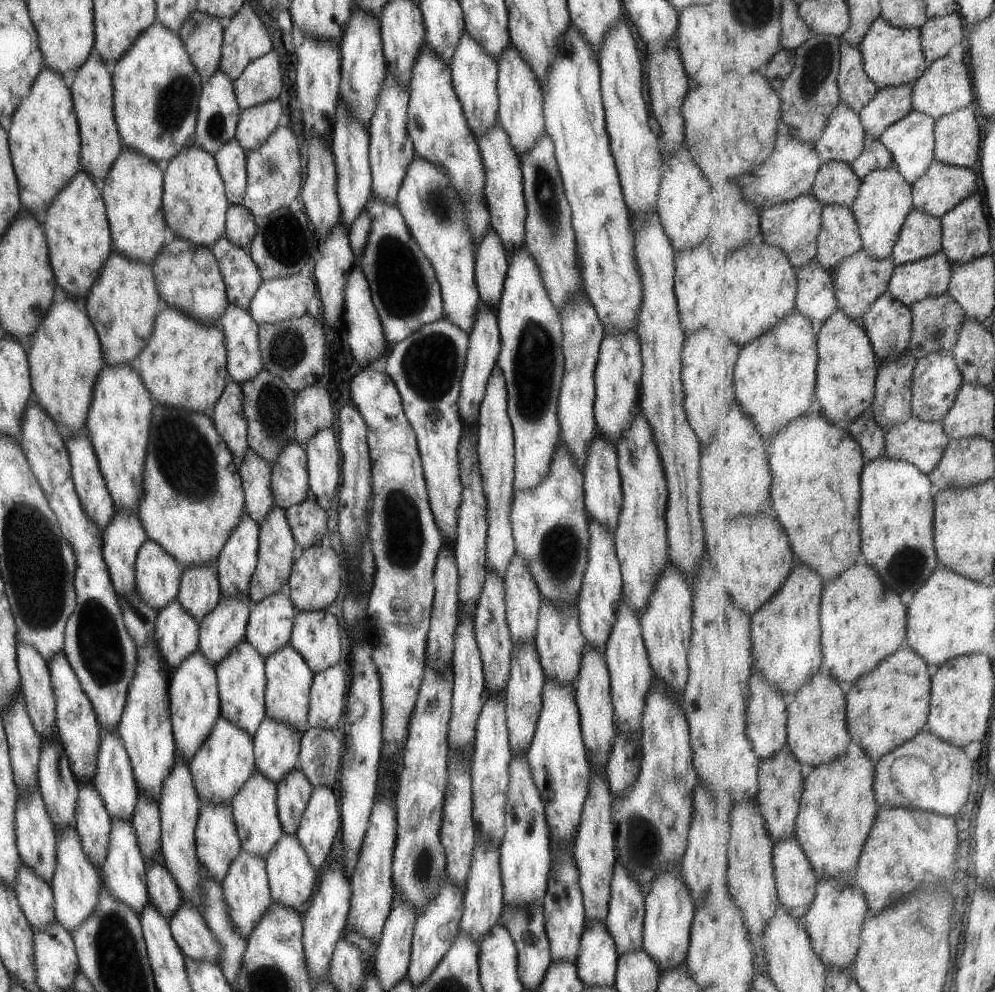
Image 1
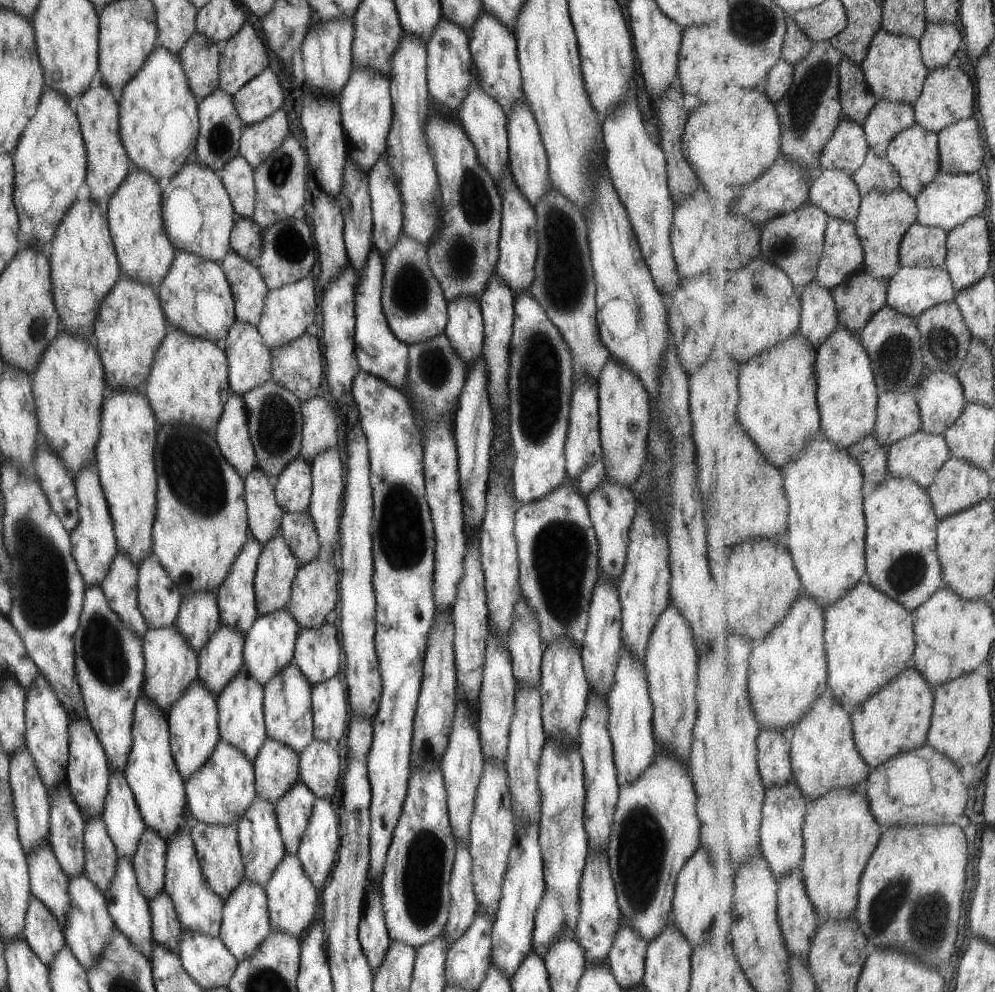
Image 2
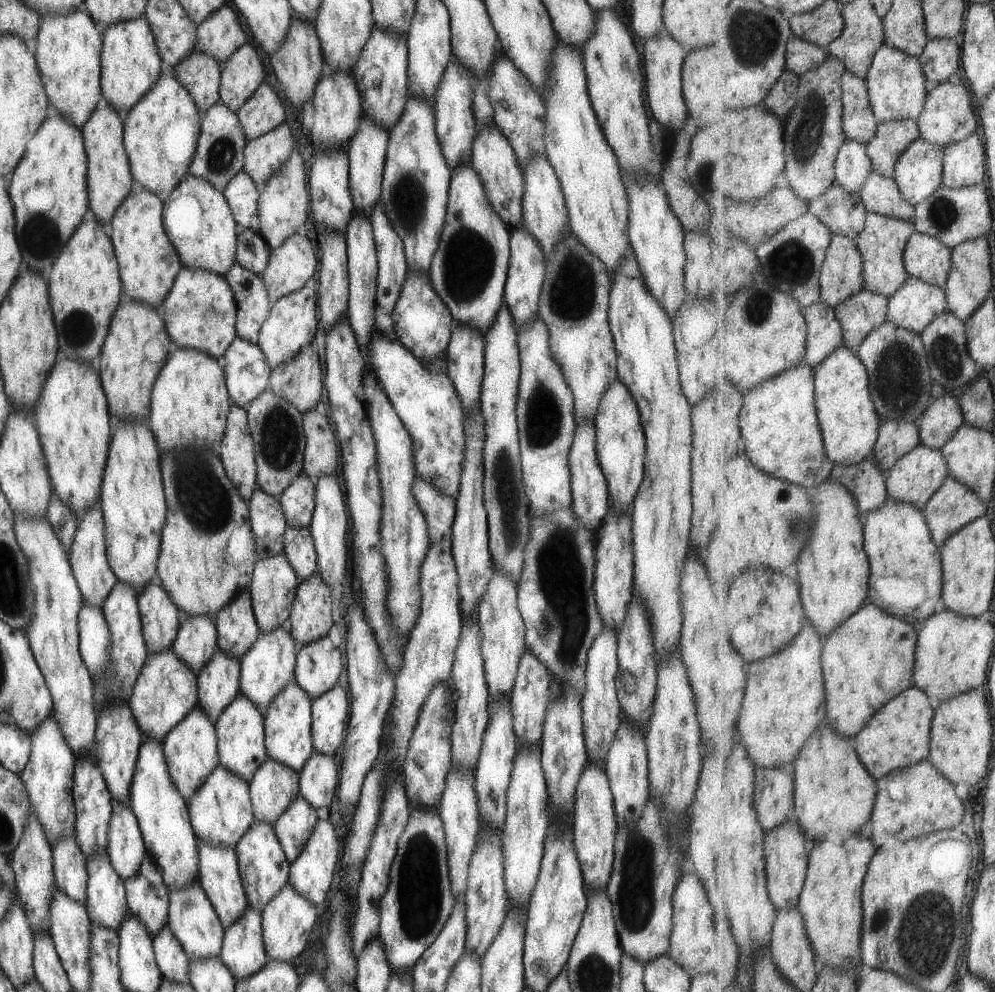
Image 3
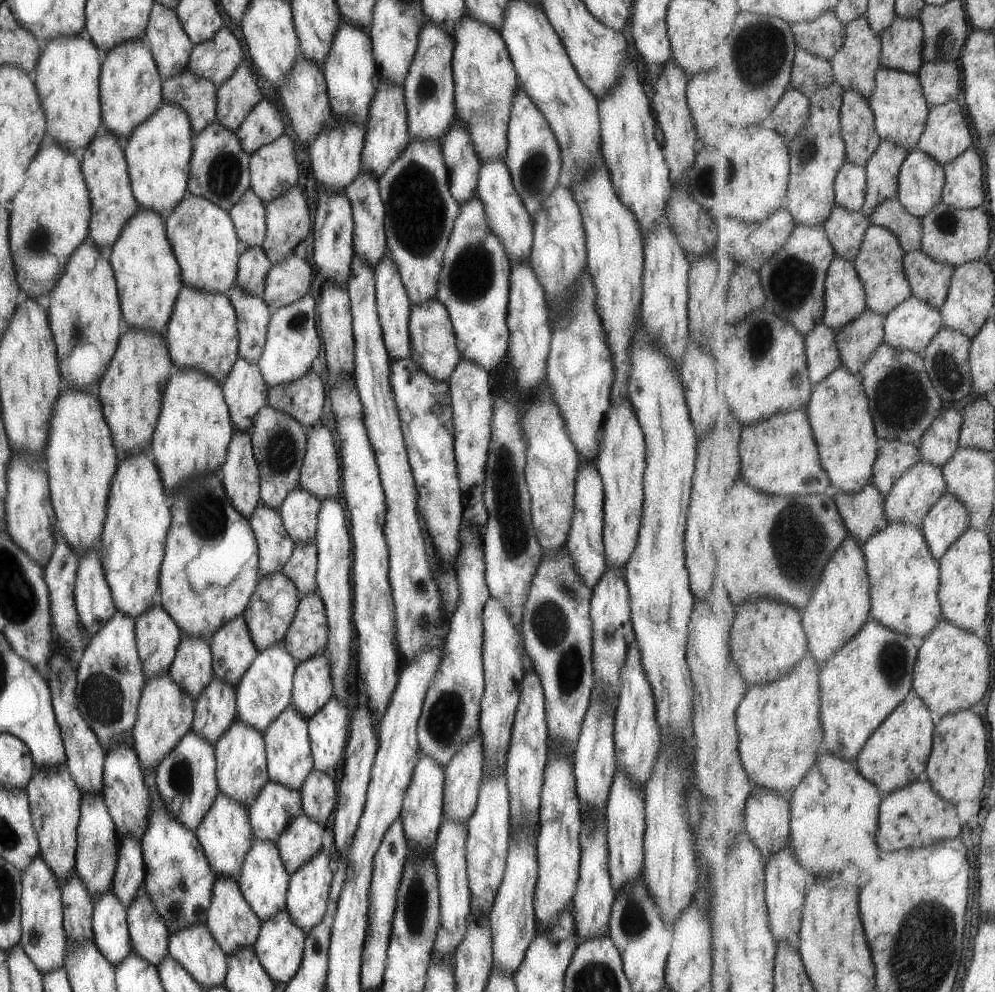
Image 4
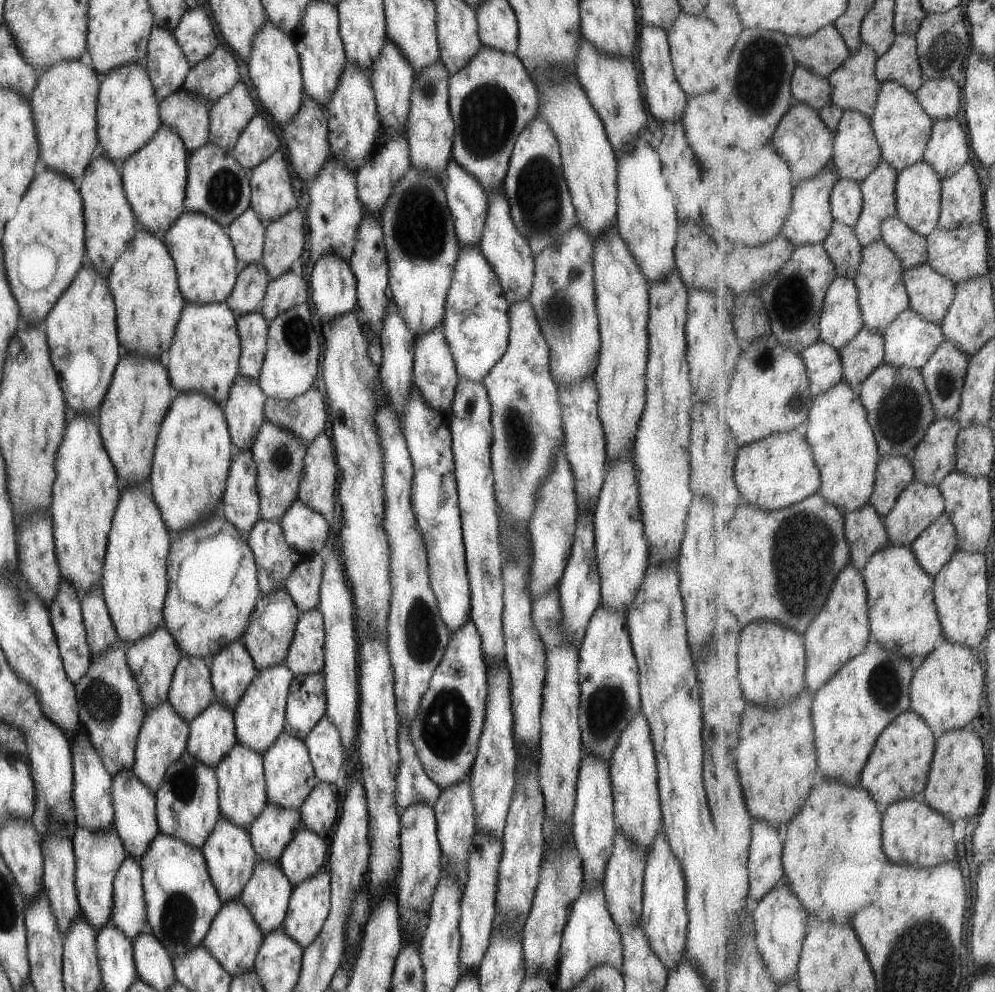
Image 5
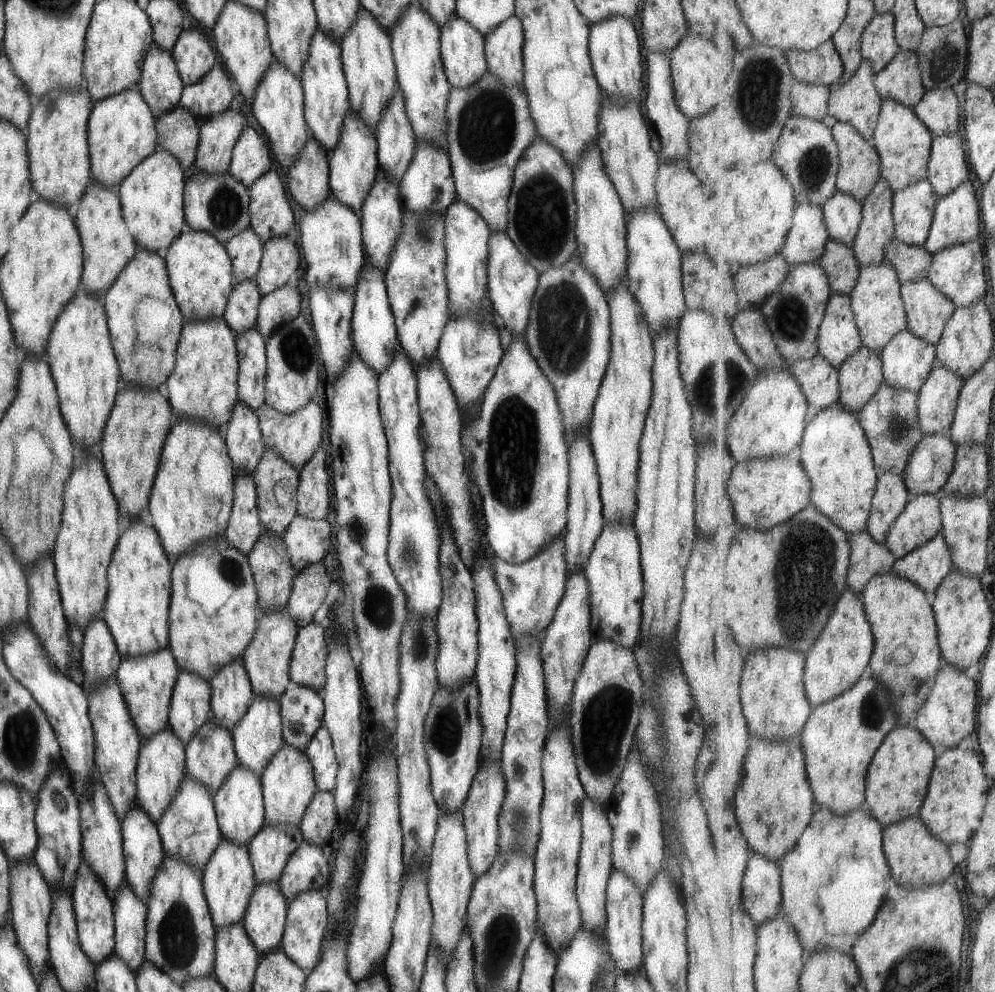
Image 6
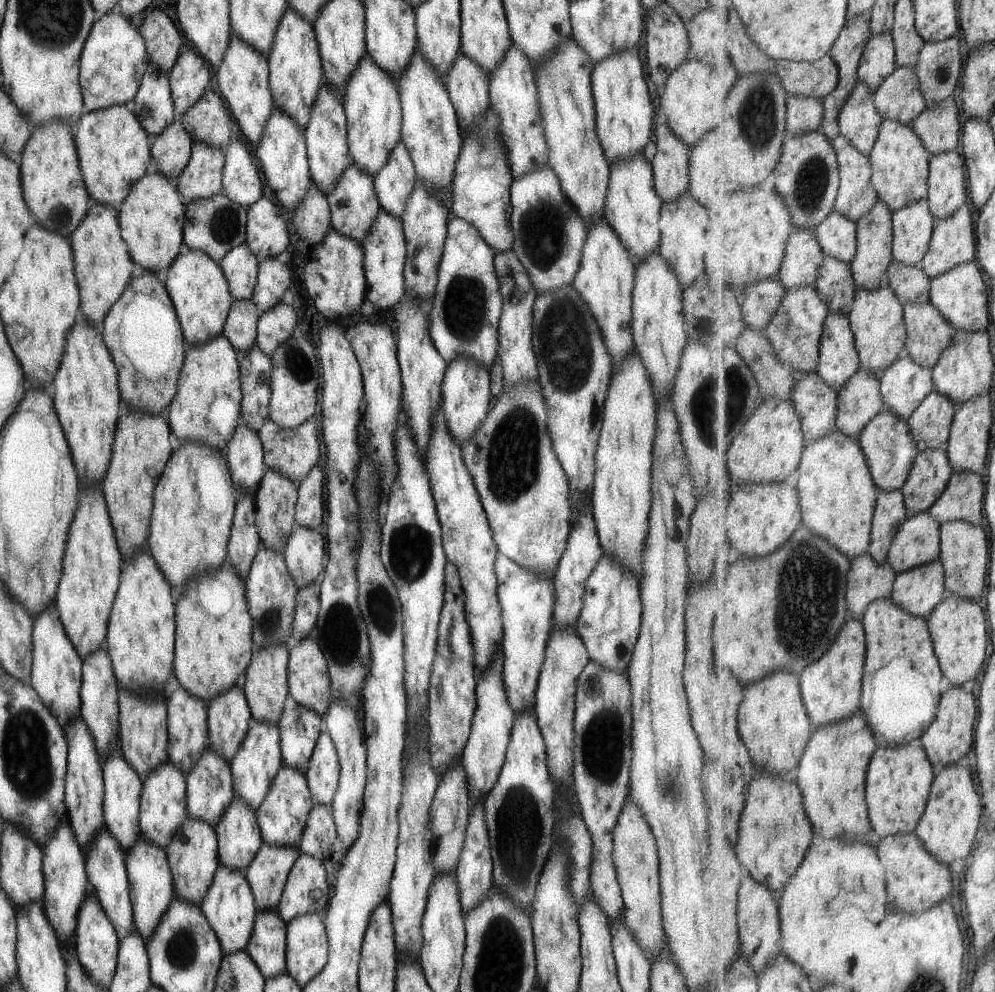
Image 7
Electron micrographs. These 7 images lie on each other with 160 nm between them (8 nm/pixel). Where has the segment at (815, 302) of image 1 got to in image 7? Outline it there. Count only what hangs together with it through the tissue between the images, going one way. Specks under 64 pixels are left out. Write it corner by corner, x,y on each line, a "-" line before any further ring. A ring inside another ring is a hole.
795,372
792,400
799,410
806,446
829,436
836,428
838,393
817,372

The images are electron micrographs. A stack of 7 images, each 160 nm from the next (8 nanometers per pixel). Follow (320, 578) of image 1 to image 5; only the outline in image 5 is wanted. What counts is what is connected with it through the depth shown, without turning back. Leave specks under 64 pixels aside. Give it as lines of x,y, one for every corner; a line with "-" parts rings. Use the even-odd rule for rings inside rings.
311,608
298,617
284,666
294,676
322,673
324,654
324,627
317,608

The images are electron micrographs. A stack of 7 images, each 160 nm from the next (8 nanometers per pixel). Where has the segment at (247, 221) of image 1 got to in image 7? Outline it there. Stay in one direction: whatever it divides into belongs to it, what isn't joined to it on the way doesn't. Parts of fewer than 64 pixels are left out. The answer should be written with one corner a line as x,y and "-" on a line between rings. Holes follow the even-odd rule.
233,300
223,322
222,334
235,352
247,352
255,345
259,313
251,300

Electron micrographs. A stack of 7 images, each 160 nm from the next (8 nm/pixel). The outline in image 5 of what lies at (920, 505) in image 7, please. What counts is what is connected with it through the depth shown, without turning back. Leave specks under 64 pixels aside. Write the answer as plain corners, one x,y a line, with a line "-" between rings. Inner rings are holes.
936,418
911,459
916,481
939,487
949,474
958,470
960,430
959,420

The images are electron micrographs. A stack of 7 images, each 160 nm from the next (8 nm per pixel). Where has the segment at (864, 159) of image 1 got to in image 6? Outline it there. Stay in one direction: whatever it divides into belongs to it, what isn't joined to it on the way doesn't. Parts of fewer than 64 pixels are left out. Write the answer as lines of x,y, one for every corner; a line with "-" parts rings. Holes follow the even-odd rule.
896,238
886,249
886,260
895,268
903,285
925,281
929,276
933,258
924,246
905,245

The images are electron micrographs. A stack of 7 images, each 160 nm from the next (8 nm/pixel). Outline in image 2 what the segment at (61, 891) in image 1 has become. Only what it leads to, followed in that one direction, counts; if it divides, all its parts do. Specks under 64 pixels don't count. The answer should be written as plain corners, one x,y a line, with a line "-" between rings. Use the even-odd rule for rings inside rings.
84,873
67,878
66,887
70,907
63,922
62,934
66,946
70,948
77,962
87,971
96,966
100,954
110,941
107,938
110,936
114,924
109,916
103,894
95,888
92,882
87,880

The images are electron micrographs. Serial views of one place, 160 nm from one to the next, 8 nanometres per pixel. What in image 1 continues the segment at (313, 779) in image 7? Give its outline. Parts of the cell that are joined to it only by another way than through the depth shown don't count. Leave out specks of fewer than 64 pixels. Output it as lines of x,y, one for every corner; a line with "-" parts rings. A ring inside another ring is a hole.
333,665
312,676
307,722
309,727
335,730
339,717
345,716
345,676

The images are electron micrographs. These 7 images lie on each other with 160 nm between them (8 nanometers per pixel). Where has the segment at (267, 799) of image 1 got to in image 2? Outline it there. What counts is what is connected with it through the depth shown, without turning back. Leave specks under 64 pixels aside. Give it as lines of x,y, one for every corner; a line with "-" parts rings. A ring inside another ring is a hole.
255,795
237,824
238,849
244,866
244,876
252,885
263,887
286,853
276,821
274,803

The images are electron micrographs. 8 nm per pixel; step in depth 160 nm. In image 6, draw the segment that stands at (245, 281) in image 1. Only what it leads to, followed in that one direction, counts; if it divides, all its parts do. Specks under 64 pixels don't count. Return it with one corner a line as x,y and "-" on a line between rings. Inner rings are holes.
256,326
236,336
238,374
236,396
239,403
255,411
264,404
266,345

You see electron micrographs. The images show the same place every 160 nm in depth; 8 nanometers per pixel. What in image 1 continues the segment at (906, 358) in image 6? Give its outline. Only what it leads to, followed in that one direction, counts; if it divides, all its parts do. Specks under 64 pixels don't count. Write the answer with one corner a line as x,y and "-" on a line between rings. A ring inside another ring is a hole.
943,250
907,265
897,265
890,280
890,291
911,307
929,297
949,294
953,266

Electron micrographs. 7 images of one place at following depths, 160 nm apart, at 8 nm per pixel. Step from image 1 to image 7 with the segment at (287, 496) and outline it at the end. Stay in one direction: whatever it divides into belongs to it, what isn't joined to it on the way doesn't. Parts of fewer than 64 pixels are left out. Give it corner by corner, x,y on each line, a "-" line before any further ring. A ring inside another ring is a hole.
296,523
292,525
282,554
297,589
311,584
324,572
327,561
324,538
320,528
304,528

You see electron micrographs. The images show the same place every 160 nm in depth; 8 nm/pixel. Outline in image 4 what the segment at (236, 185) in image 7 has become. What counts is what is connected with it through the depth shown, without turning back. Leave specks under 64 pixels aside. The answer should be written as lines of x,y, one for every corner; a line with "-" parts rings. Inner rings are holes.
262,98
234,132
241,148
248,155
283,134
283,122
281,122
279,112
275,109

